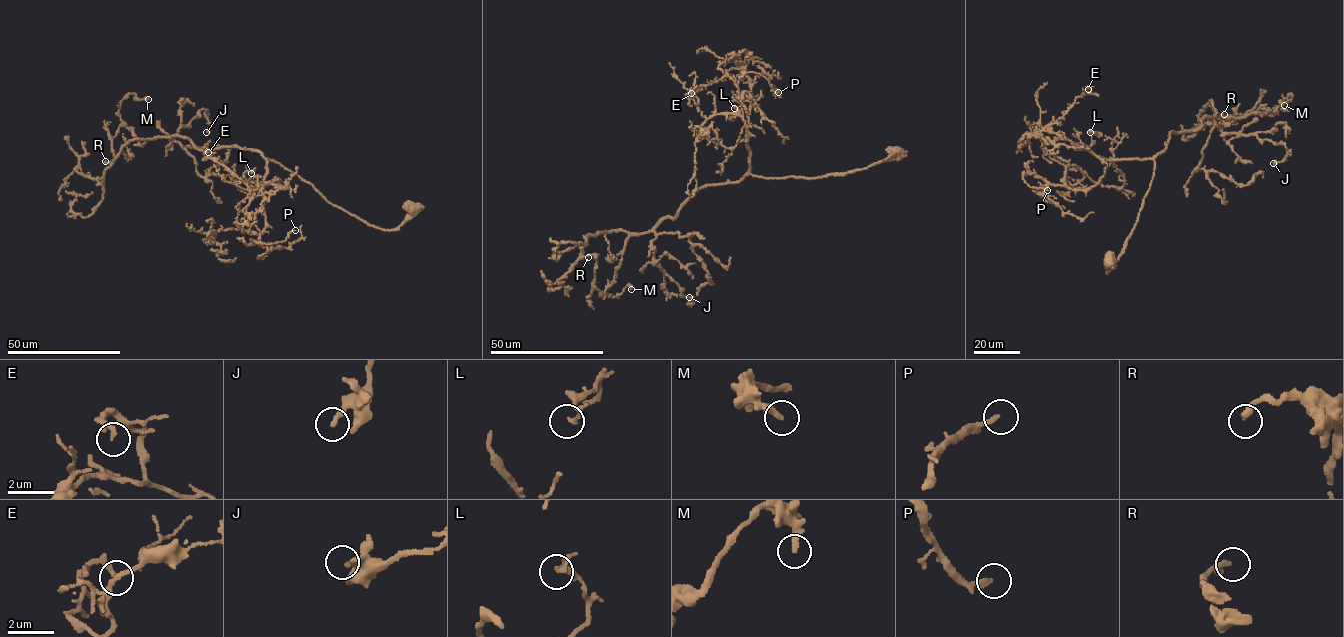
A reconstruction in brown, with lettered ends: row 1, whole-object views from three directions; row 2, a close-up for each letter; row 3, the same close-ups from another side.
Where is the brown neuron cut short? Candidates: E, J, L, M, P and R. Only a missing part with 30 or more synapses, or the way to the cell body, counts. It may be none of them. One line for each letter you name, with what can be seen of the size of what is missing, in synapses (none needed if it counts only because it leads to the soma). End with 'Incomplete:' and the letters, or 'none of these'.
P: about 35 synapses
Incomplete: P

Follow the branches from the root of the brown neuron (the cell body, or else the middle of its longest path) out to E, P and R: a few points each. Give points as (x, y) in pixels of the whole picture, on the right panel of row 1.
E: (1110, 263), (1108, 272), (1137, 220), (1154, 162), (1103, 159), (1048, 131), (1076, 98), (1091, 93), (1088, 89)
P: (1110, 263), (1108, 272), (1137, 220), (1152, 159), (1112, 161), (1086, 189), (1023, 176), (1047, 190)
R: (1110, 263), (1108, 272), (1137, 220), (1169, 132), (1198, 129), (1216, 111), (1237, 118), (1273, 112), (1224, 114)

